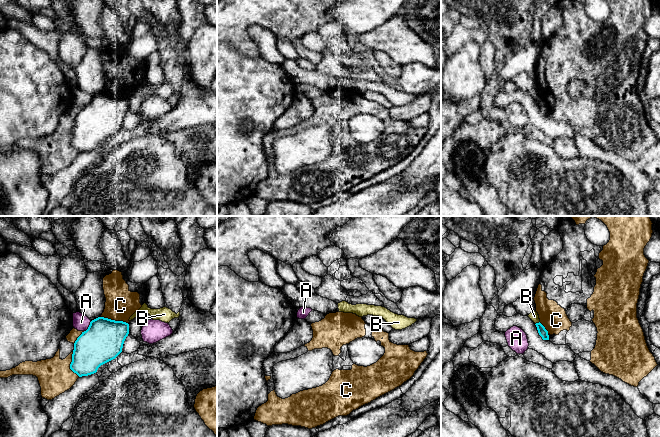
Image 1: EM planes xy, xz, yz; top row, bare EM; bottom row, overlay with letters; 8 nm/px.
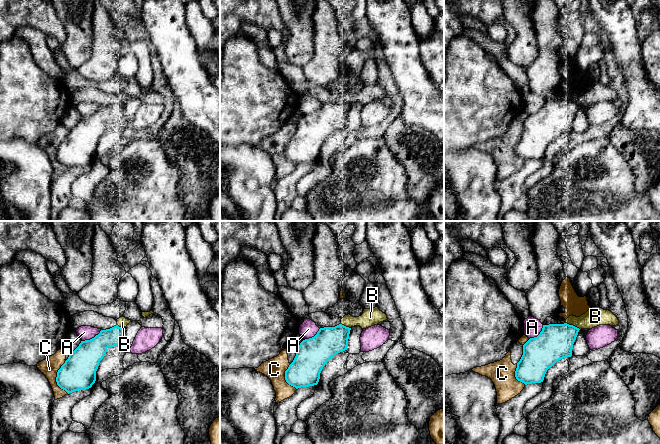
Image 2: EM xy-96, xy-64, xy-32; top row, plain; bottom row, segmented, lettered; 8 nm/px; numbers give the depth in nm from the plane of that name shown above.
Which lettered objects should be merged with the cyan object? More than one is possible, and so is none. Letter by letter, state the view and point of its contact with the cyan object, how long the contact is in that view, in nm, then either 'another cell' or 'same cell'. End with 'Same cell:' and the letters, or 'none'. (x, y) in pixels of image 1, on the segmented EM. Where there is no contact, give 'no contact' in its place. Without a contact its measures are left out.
A: meets cyan in xy at (89, 326); contact 110 nm long; another cell
B: meets cyan in yz at (537, 323); contact 50 nm long; another cell
C: meets cyan in xy at (114, 320); contact 220 nm long; another cell
Same cell: none

